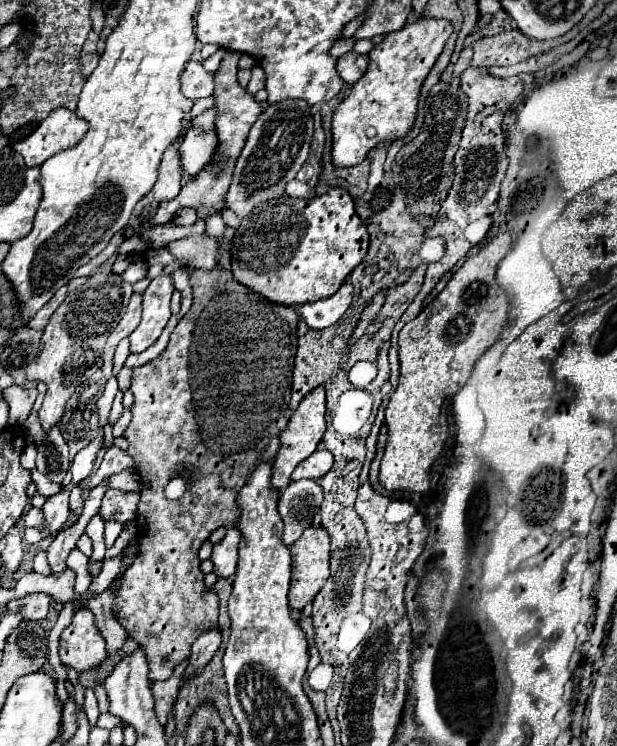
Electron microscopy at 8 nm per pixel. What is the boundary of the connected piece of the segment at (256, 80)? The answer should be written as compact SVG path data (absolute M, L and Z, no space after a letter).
M254 65L250 71L252 71L252 77L250 77L250 83L248 83L246 91L248 91L250 95L254 95L256 91L264 89L264 83L266 83L266 75L264 75L264 71L262 71L258 65Z

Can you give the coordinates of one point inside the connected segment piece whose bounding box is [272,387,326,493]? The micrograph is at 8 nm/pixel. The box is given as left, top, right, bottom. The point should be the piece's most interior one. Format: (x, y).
(306, 427)

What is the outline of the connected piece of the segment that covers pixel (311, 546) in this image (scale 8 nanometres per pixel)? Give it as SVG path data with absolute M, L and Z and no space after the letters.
M306 527L306 533L290 547L292 551L292 585L290 585L290 607L304 609L316 593L322 589L330 575L328 551L330 535L320 527Z

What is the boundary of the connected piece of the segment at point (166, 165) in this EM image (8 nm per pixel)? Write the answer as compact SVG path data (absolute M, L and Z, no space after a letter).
M180 139L174 141L174 145L170 145L170 149L166 149L160 167L158 167L158 179L152 187L152 191L140 199L138 207L144 207L146 203L162 203L162 201L172 201L174 197L178 197L180 187L182 187L182 171L180 171L180 161L178 161L178 145Z

